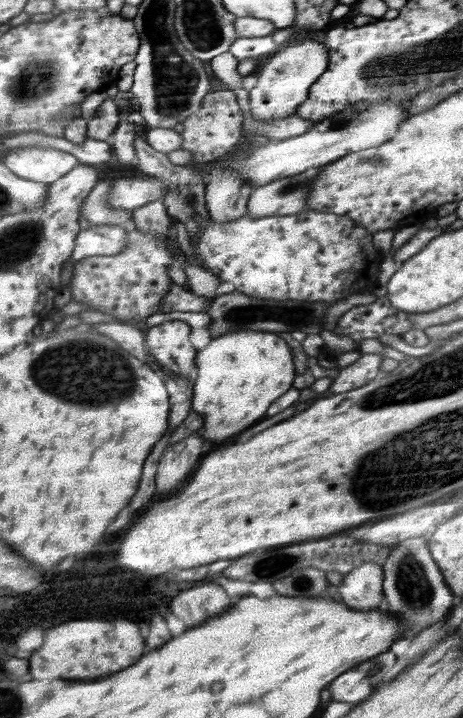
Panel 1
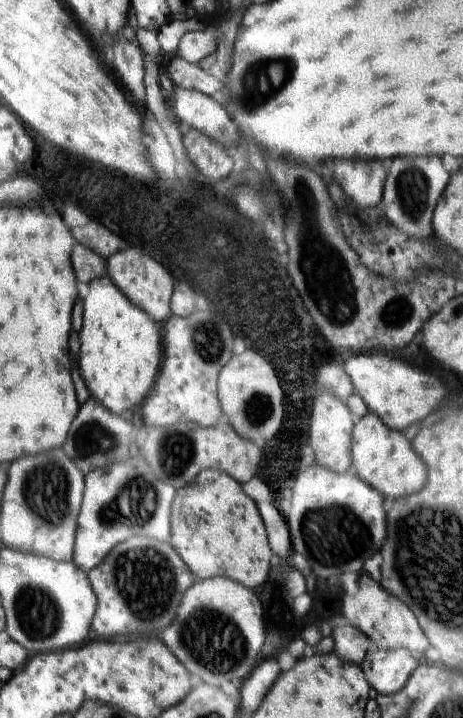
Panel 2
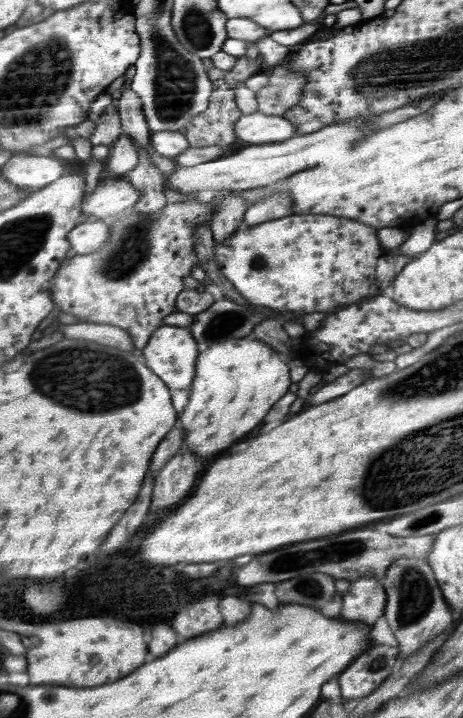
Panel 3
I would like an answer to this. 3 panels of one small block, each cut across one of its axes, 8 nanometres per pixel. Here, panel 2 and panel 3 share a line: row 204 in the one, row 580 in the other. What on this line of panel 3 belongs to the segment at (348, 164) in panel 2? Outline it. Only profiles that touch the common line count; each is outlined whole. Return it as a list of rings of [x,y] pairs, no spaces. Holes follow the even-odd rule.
[[[372,576],[360,578],[352,582],[350,594],[342,595],[344,604],[340,616],[354,622],[364,622],[366,626],[374,626],[376,620],[384,614],[386,591],[381,581]]]

